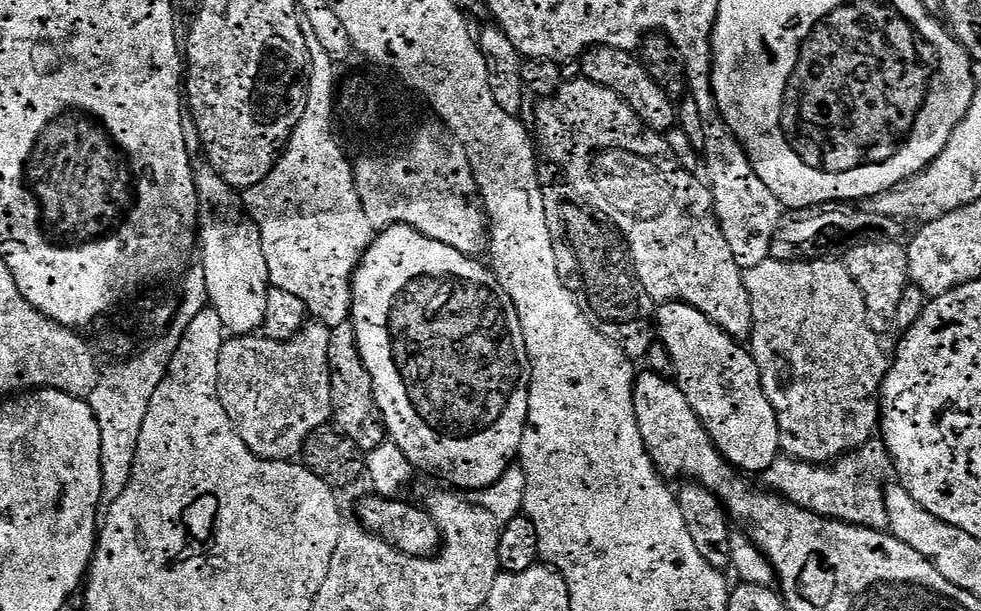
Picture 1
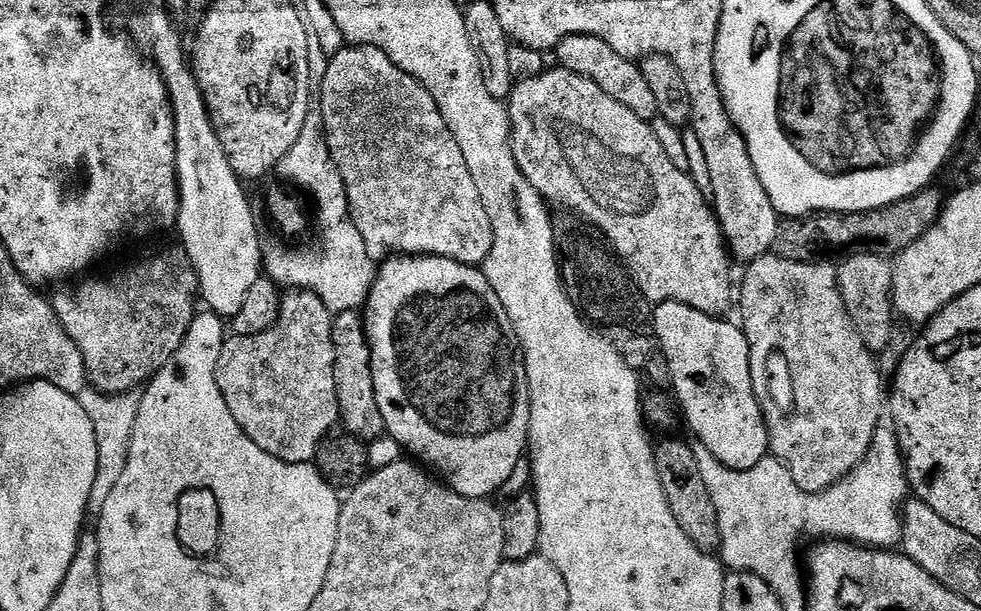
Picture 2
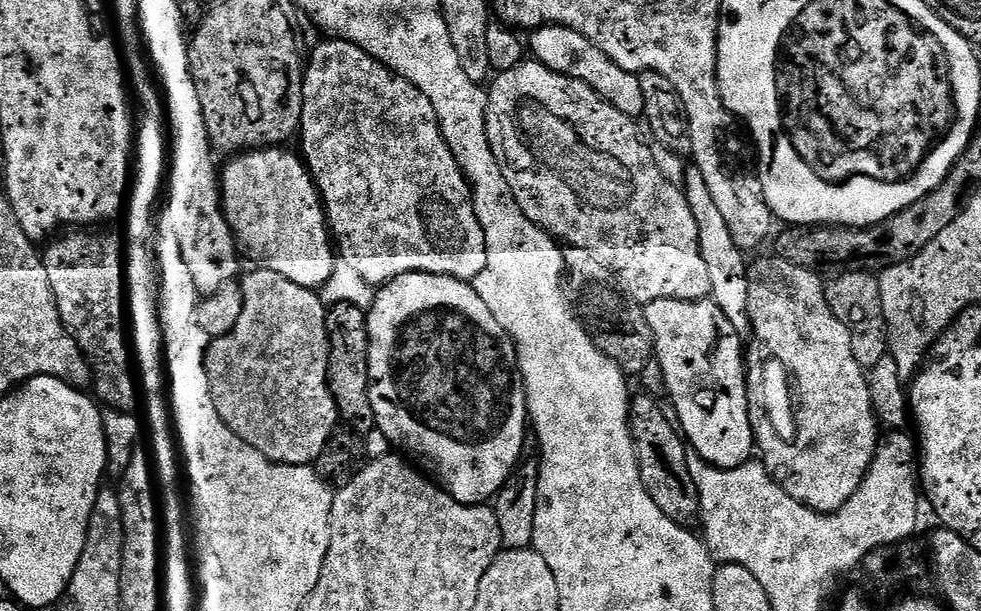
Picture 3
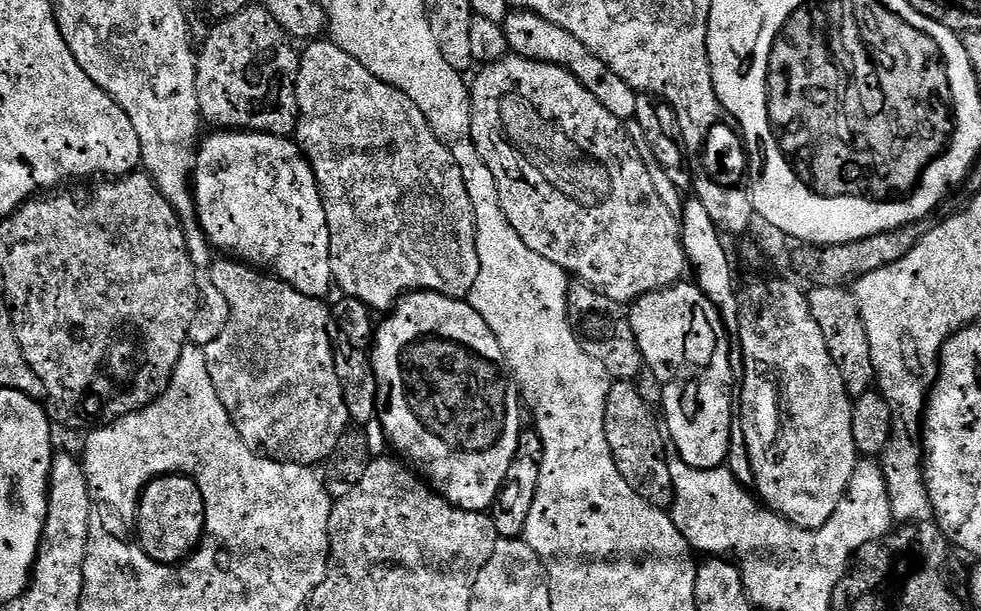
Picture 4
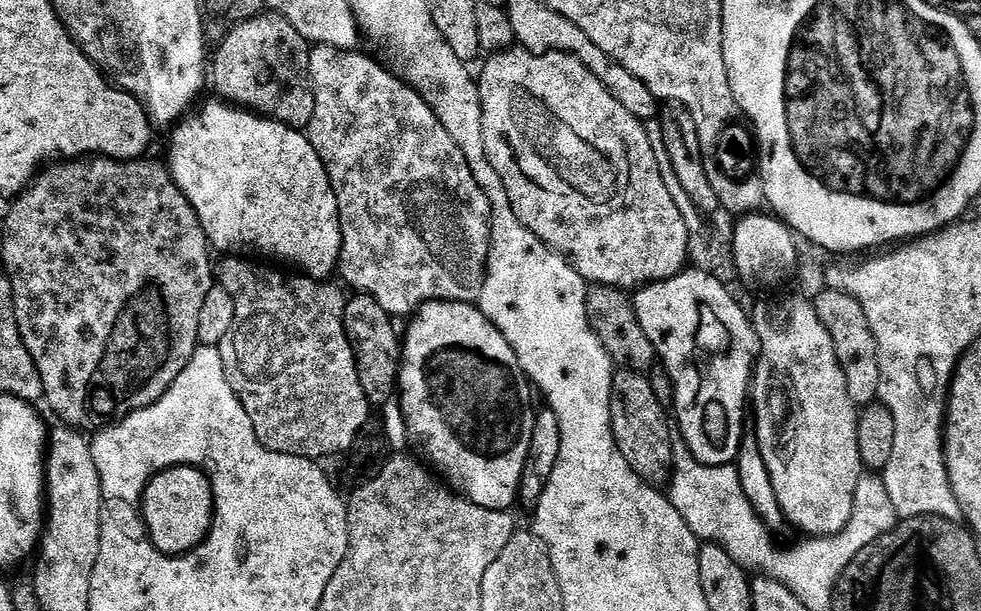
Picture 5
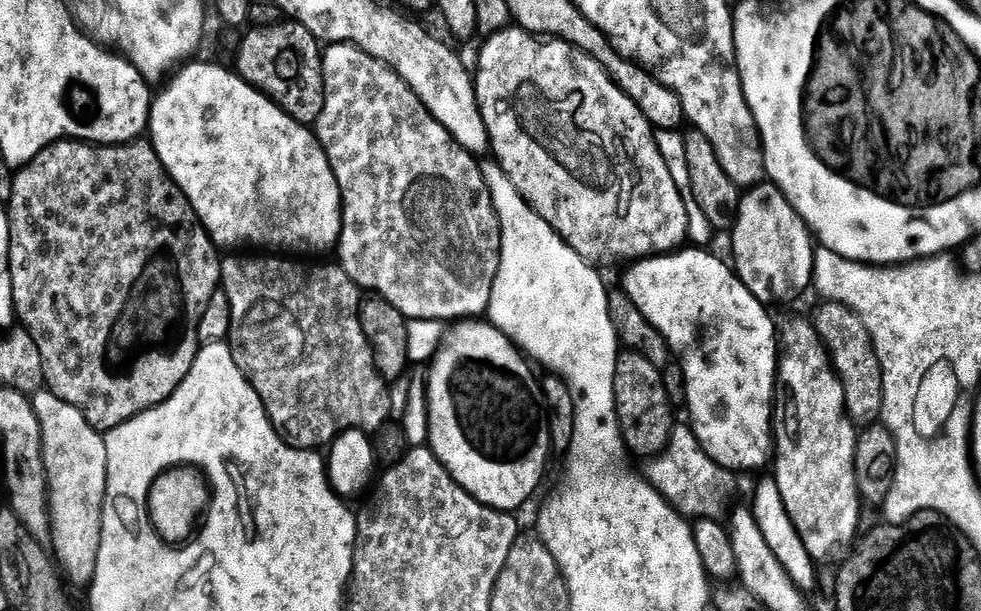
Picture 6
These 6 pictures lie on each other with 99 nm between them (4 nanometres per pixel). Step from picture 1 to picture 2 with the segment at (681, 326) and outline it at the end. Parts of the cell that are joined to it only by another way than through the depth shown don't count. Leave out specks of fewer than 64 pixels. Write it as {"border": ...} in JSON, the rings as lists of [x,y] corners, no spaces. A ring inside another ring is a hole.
{"border":[[[661,304],[654,312],[654,331],[659,351],[668,359],[668,372],[672,375],[672,388],[680,399],[680,408],[692,427],[692,436],[701,440],[726,466],[734,470],[750,470],[758,466],[770,452],[768,427],[764,421],[764,410],[752,385],[750,350],[739,323],[731,324],[728,318],[708,316],[685,304]]]}

